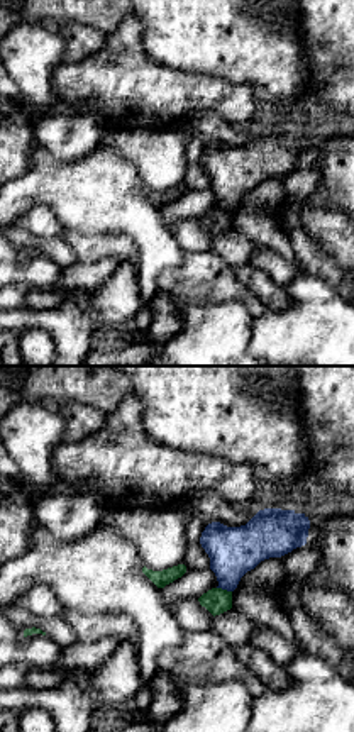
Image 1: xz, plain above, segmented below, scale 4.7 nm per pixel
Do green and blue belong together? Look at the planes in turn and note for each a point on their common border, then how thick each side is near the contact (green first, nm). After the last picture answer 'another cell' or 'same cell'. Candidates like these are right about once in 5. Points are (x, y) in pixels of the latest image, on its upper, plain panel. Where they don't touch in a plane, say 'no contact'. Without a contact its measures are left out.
contact (224, 210); calibres 120 and 240 nm

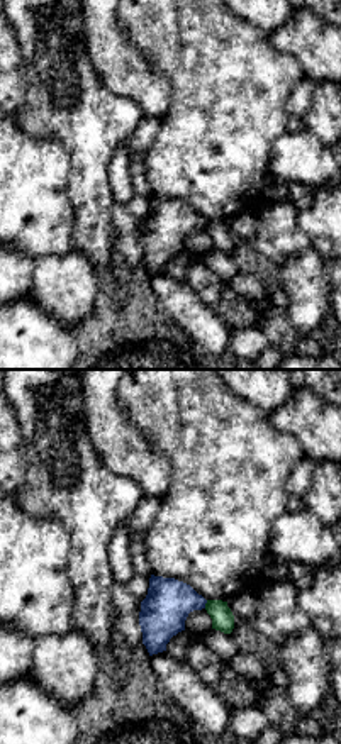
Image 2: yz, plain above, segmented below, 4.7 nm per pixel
contact (206, 224); calibres 110 and 220 nm

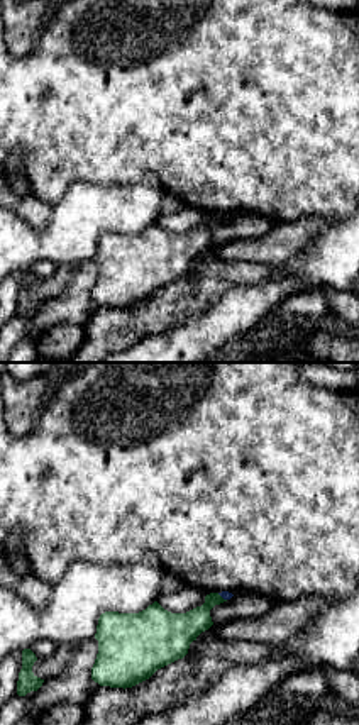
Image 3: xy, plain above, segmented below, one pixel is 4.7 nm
contact (220, 217); calibres 160 and 50 nm

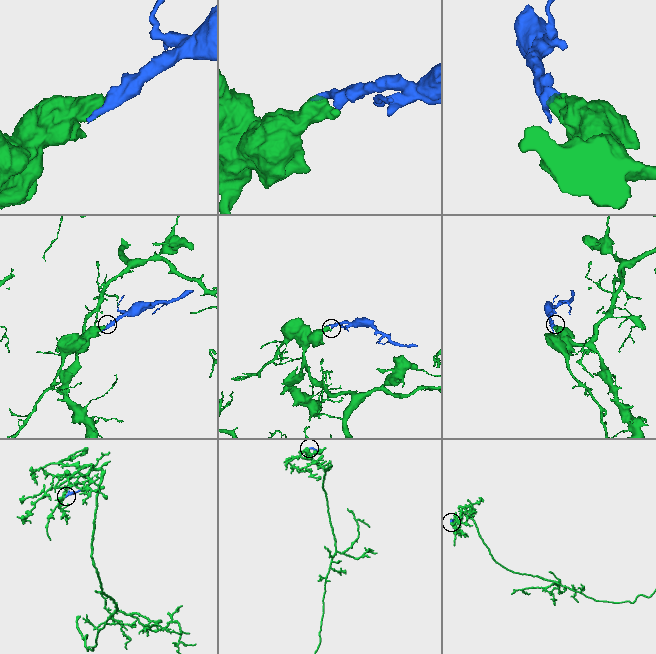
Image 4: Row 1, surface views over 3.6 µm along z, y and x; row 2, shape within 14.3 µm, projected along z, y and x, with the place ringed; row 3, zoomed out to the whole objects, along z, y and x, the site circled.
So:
another cell

